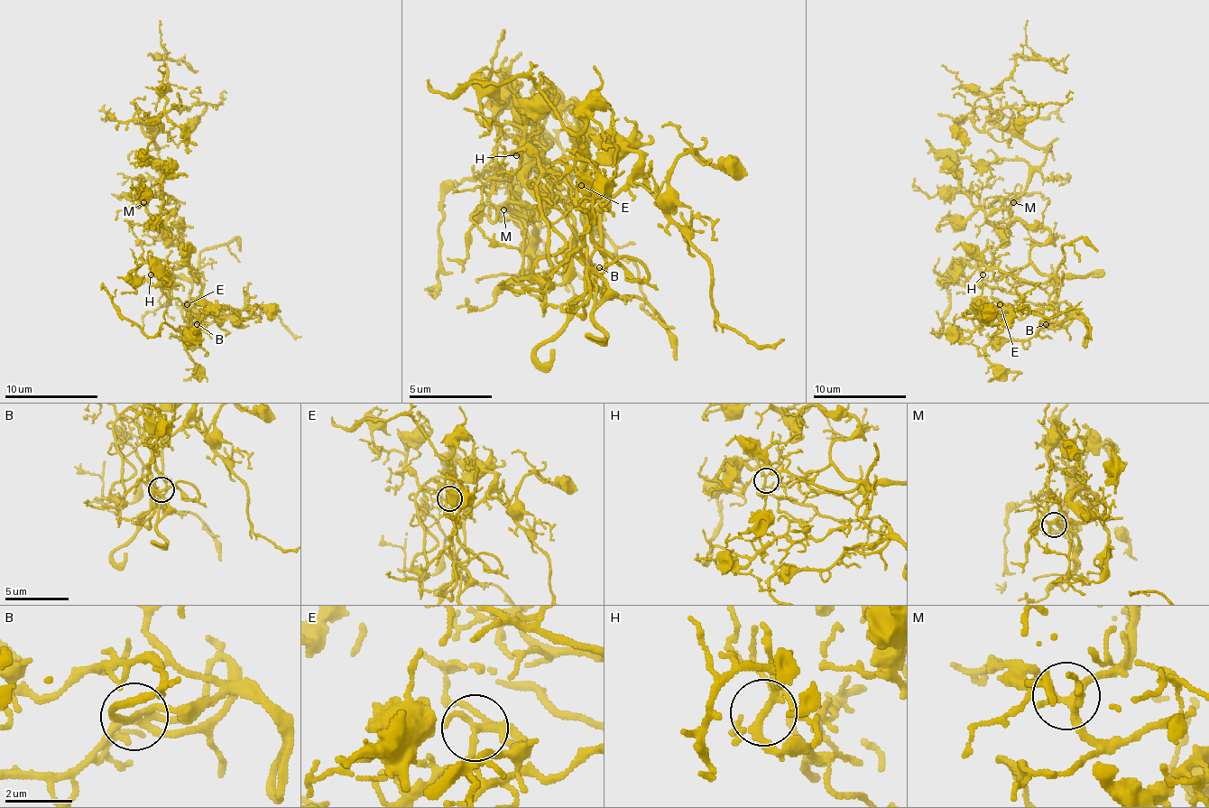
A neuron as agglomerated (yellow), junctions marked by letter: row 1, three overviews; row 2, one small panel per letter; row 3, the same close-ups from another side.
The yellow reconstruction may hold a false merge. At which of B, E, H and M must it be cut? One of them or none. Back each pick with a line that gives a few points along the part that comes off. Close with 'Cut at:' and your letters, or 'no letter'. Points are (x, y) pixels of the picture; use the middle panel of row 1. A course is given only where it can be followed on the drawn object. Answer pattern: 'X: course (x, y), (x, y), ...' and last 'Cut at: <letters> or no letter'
Cut at: no letter

